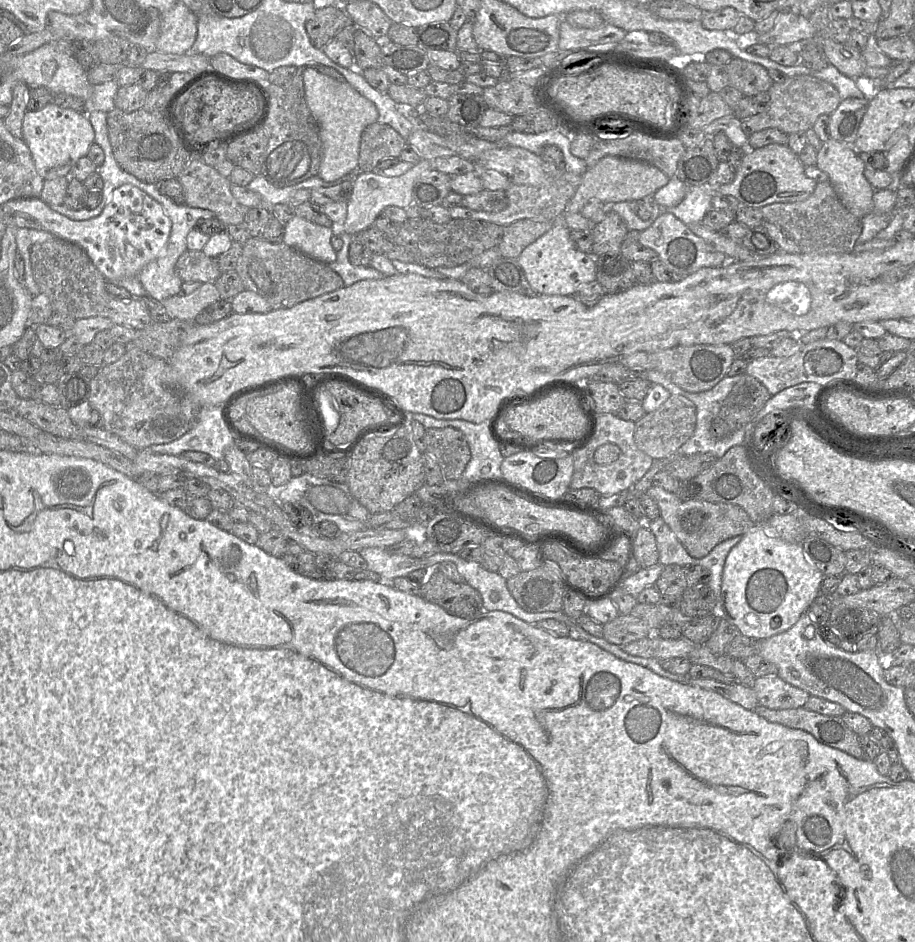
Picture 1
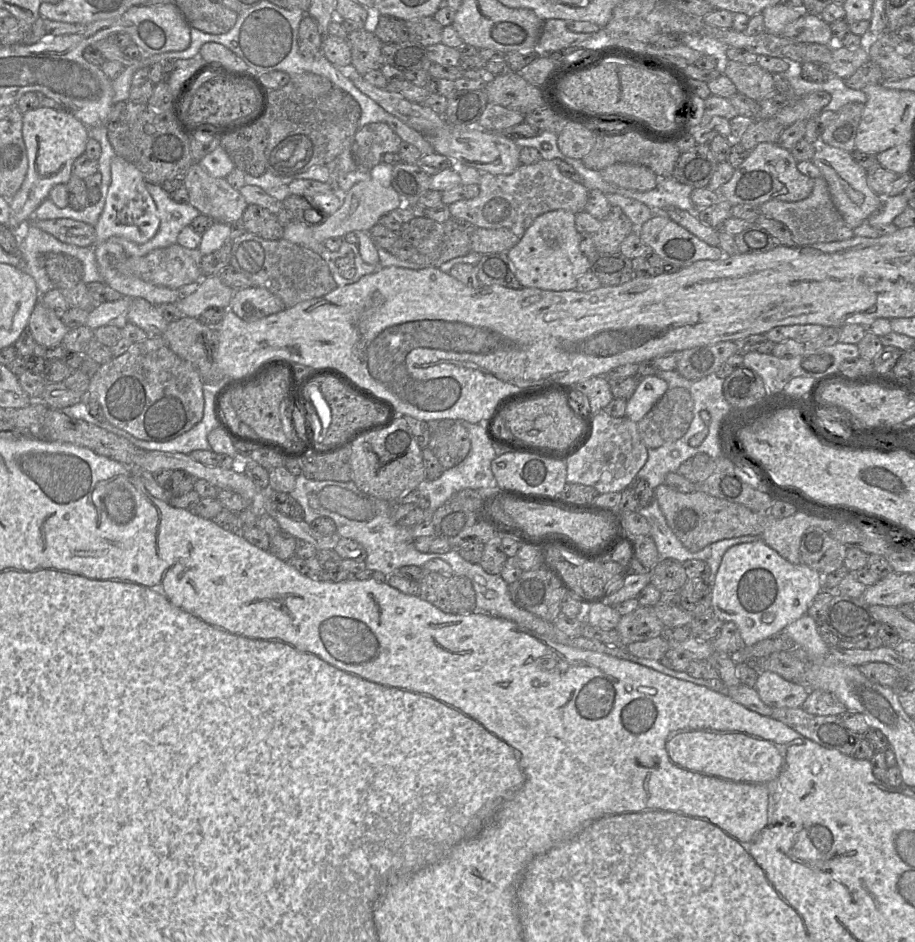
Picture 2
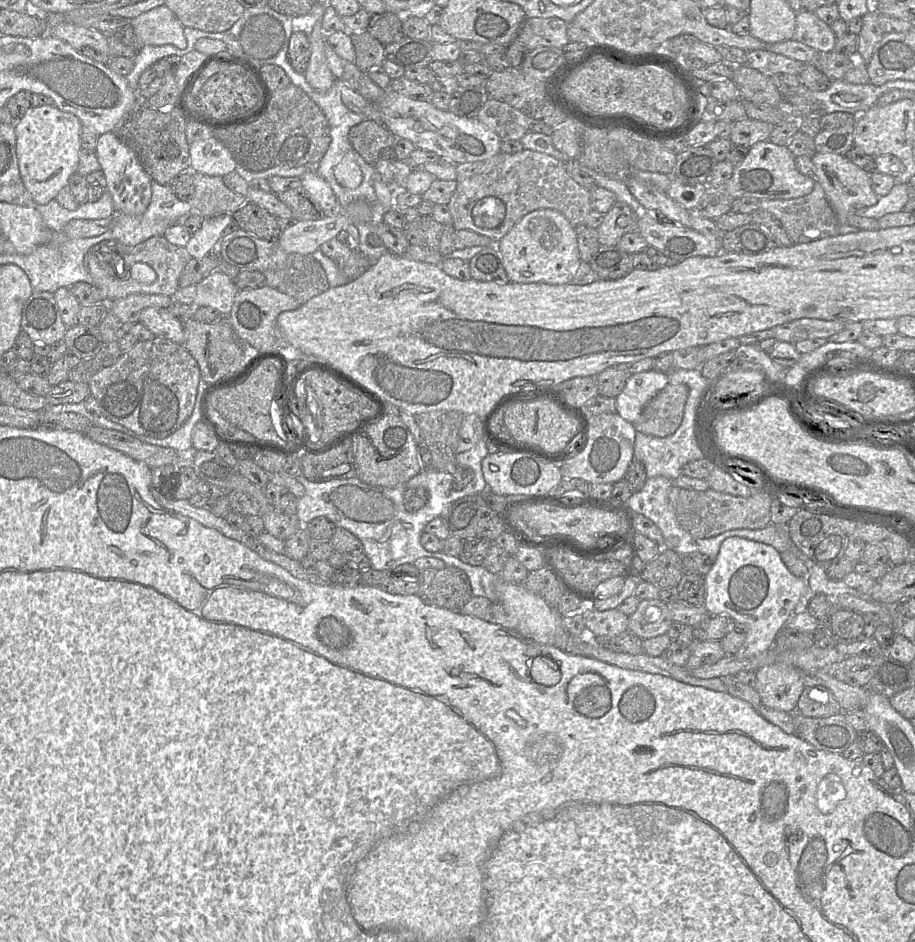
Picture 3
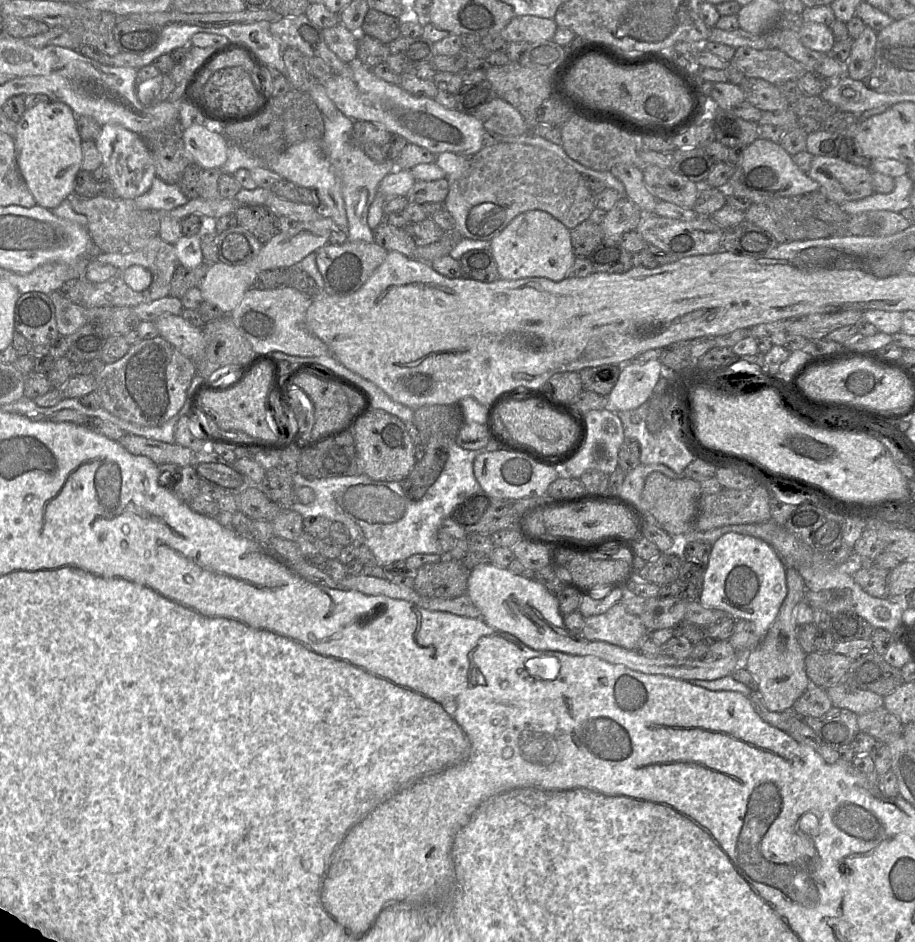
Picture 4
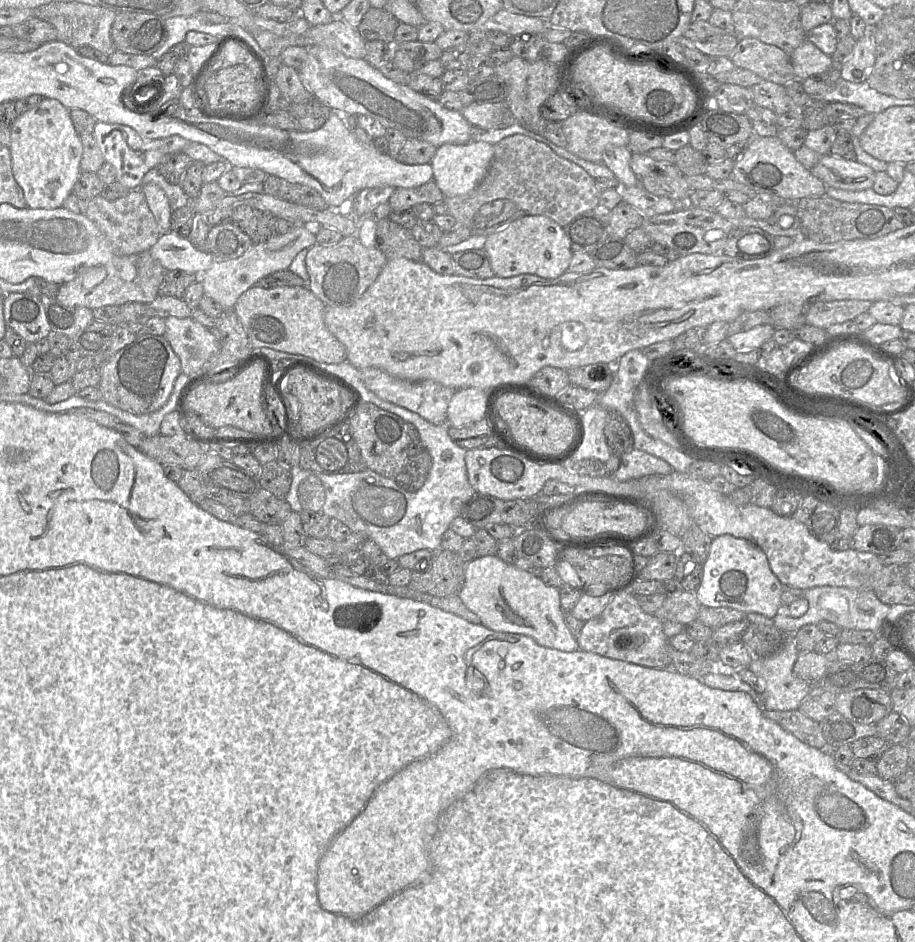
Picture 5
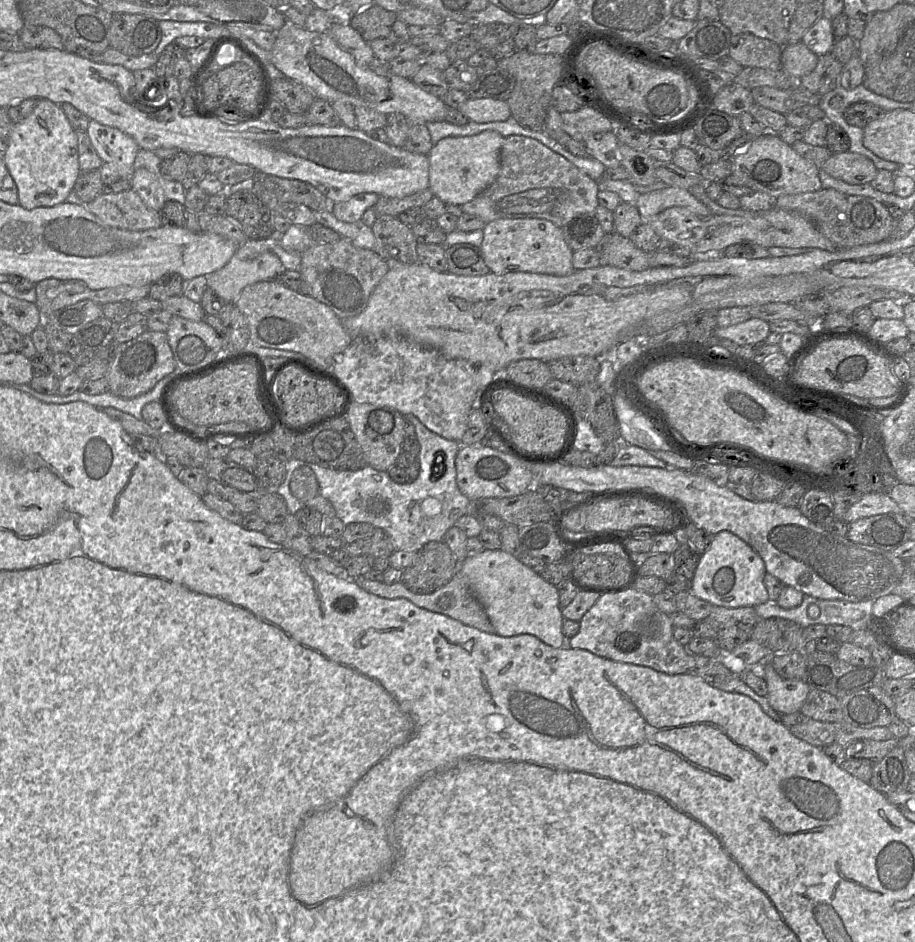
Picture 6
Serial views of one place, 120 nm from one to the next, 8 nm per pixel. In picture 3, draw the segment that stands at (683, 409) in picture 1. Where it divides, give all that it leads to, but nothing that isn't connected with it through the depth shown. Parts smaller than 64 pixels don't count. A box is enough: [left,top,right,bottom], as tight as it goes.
[632,383,689,437]

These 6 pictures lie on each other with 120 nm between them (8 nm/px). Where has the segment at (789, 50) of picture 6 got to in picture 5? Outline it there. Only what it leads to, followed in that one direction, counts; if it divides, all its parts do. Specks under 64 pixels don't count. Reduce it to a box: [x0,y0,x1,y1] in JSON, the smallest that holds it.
[790,39,836,81]

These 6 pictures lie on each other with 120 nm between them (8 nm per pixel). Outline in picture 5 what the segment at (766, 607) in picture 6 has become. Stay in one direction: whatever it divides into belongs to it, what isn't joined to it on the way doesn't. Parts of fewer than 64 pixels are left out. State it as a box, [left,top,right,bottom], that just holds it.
[746,586,890,635]

